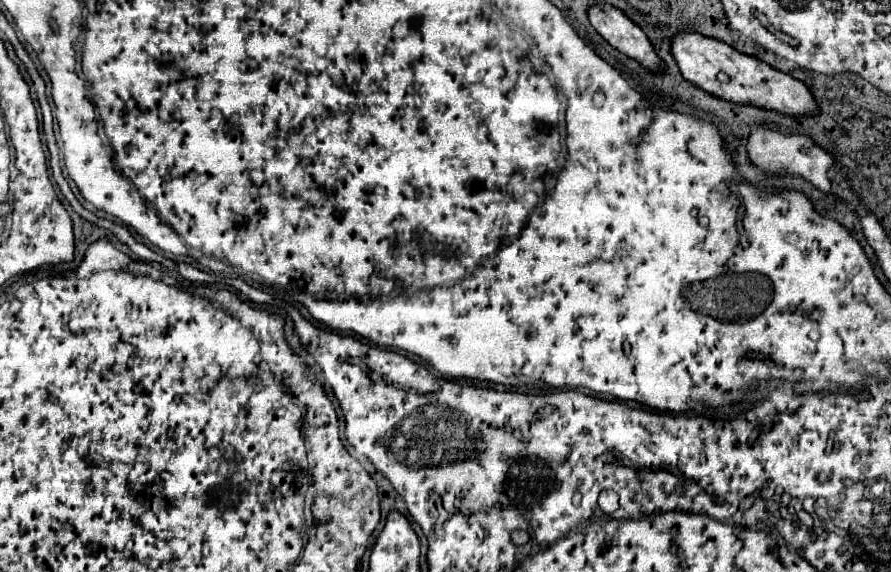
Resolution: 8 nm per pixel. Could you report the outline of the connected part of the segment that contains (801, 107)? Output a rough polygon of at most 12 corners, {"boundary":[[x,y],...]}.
{"boundary":[[699,32],[671,56],[705,92],[783,114],[813,114],[809,88]]}

